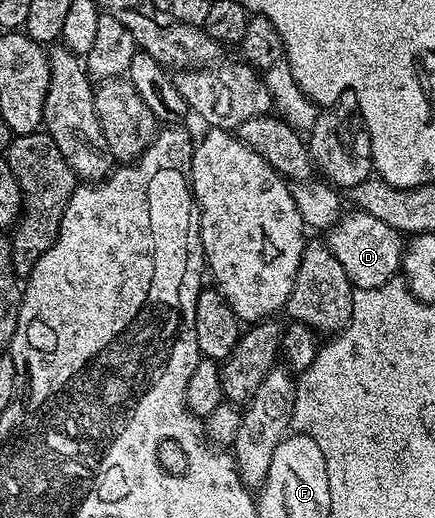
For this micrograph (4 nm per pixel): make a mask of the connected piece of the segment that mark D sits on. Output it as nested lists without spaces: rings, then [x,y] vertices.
[[[360,211],[352,212],[346,212],[341,220],[328,230],[329,250],[333,252],[335,259],[339,259],[343,271],[347,271],[347,279],[354,290],[378,289],[402,272],[403,258],[407,252],[406,242],[400,232],[383,223],[383,220]]]

